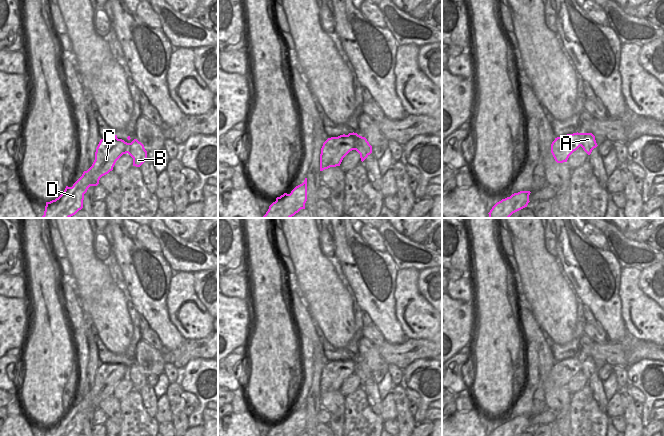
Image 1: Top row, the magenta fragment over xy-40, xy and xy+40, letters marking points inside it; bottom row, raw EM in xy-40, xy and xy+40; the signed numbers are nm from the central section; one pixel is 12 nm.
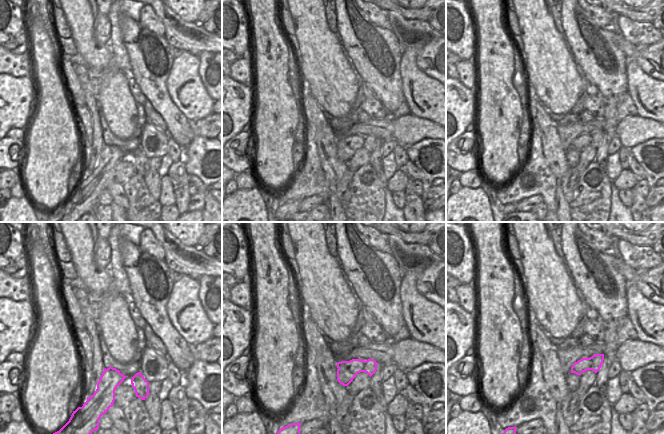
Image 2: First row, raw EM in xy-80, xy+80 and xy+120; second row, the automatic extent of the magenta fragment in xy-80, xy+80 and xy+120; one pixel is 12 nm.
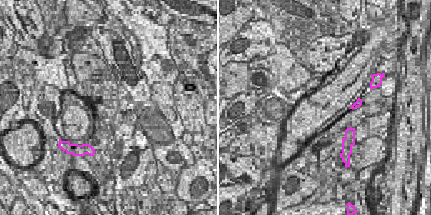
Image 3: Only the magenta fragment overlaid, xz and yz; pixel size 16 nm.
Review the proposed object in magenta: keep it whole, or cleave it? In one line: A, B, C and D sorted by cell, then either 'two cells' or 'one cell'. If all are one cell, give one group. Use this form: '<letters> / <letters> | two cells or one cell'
A B / C D | two cells

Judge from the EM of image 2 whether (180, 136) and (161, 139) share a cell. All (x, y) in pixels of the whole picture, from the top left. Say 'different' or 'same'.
different

